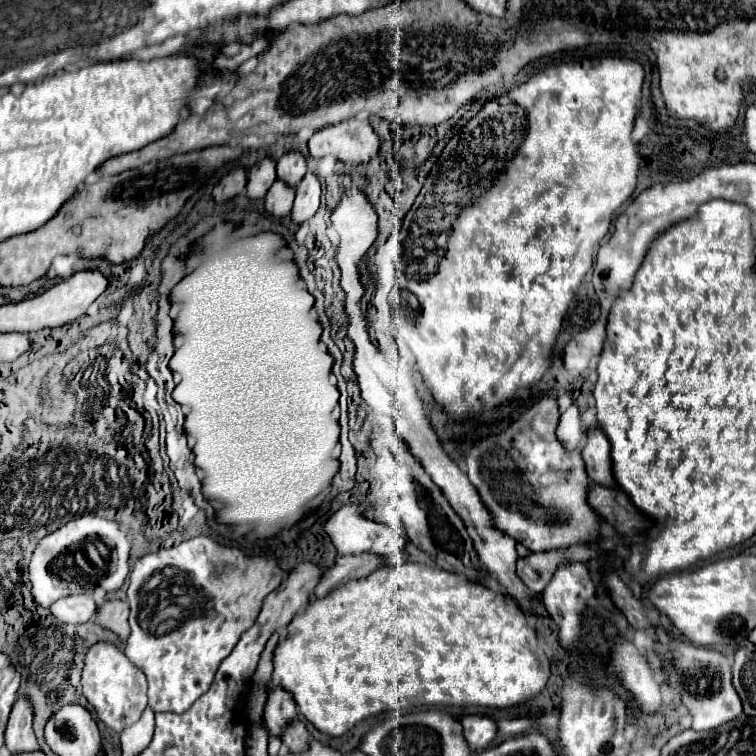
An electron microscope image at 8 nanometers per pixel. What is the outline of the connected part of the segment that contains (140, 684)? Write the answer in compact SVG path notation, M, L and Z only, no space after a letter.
M96 643L88 653L84 661L82 671L82 693L88 699L88 703L94 707L98 719L114 729L116 733L122 733L128 725L134 725L140 719L140 713L146 709L146 677L144 673L134 667L128 657L112 643Z

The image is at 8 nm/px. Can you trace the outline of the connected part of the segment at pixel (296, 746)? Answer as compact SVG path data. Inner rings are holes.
M292 721L292 725L288 725L288 729L284 729L284 733L280 735L282 743L288 745L290 751L304 751L308 745L308 731L306 725L302 721Z

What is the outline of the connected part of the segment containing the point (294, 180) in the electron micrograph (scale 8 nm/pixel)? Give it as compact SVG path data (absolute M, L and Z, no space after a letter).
M286 153L276 165L278 179L284 181L288 187L296 187L304 179L306 171L306 159L300 153Z

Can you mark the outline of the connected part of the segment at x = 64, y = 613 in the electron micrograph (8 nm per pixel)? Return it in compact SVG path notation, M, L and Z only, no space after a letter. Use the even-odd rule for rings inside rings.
M70 595L64 599L58 599L50 611L56 619L70 623L70 625L80 625L80 623L88 623L94 619L98 609L98 603L90 597L90 595Z

